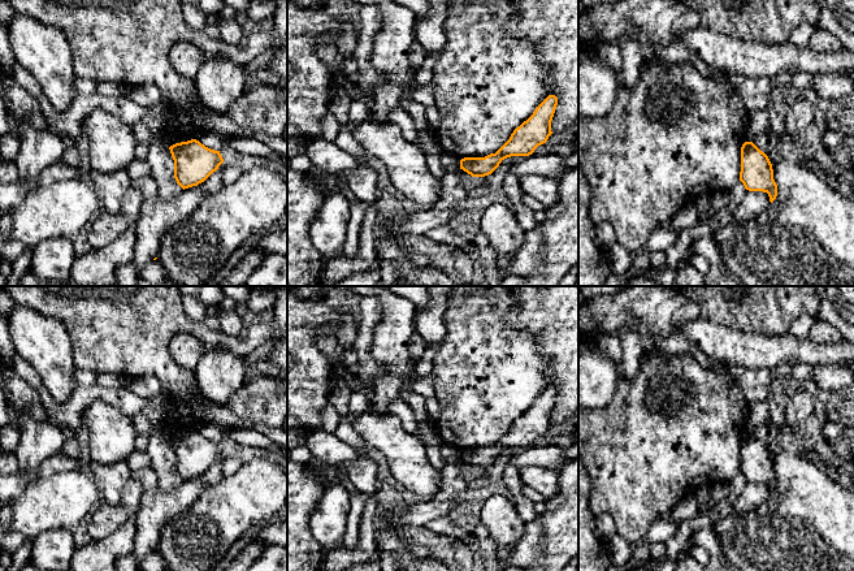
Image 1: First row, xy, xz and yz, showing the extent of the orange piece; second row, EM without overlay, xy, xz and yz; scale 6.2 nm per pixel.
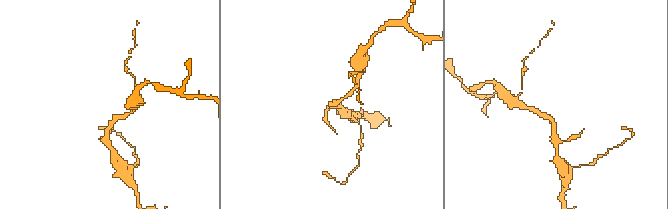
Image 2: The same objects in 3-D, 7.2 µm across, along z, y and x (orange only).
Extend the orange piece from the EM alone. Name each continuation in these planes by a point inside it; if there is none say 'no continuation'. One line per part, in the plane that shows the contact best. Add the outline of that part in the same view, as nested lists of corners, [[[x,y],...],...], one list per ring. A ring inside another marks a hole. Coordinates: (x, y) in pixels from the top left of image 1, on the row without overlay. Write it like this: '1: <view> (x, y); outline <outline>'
no continuation

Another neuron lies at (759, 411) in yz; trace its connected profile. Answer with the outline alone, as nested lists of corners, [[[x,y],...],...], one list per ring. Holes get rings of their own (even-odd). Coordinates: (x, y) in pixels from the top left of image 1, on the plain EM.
[[[768,401],[750,403],[750,416],[747,419],[746,433],[751,433],[757,425],[768,419],[771,419]]]

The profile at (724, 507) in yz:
[[[740,472],[737,473],[731,481],[731,492],[728,494],[727,498],[724,498],[723,501],[720,501],[715,509],[710,512],[711,519],[719,520],[721,518],[725,518],[728,515],[731,515],[733,512],[733,505],[734,501],[737,498],[737,496],[740,494],[740,492],[742,490],[744,485],[746,484],[746,480],[744,477],[744,475]]]

